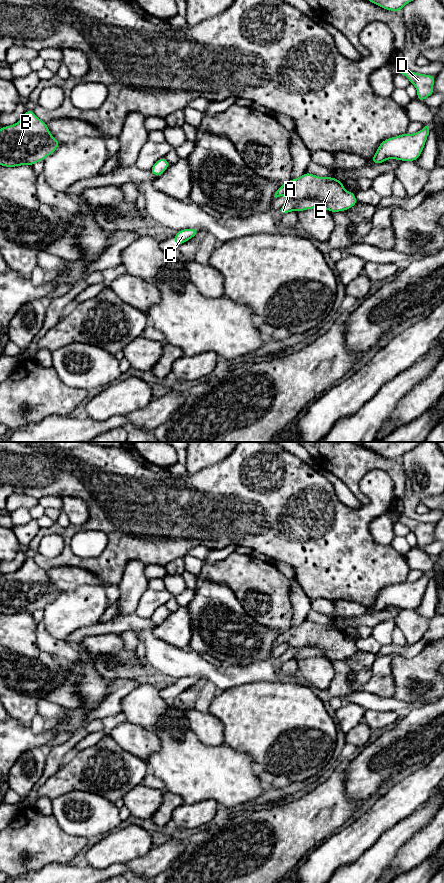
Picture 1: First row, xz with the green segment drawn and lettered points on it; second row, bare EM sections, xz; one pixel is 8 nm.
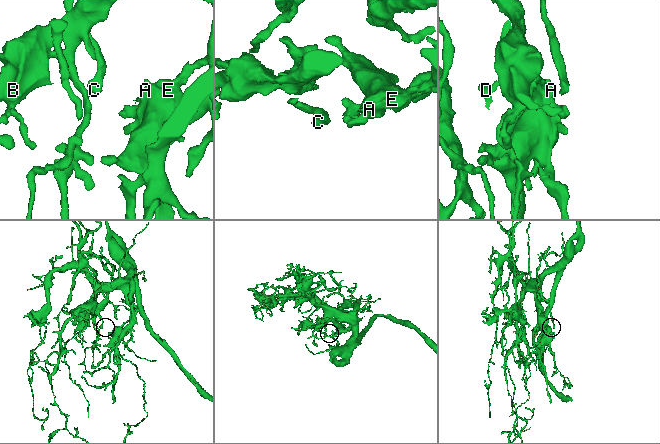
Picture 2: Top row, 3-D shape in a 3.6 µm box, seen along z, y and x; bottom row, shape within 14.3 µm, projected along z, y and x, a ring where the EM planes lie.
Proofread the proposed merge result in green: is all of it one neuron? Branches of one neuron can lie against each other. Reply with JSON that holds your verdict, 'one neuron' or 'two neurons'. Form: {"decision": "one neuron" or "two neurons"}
{"decision": "two neurons"}

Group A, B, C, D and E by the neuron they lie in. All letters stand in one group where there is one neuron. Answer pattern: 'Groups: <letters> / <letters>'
Groups: A / B C D E

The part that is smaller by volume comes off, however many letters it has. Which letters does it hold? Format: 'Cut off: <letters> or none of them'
Cut off: A

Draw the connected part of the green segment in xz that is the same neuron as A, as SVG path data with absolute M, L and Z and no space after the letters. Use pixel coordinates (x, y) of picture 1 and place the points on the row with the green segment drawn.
M289 199L289 200L287 200L287 202L283 206L281 206L279 208L280 213L282 215L287 214L287 213L295 210L295 208L298 206L298 204L299 204L298 200Z

